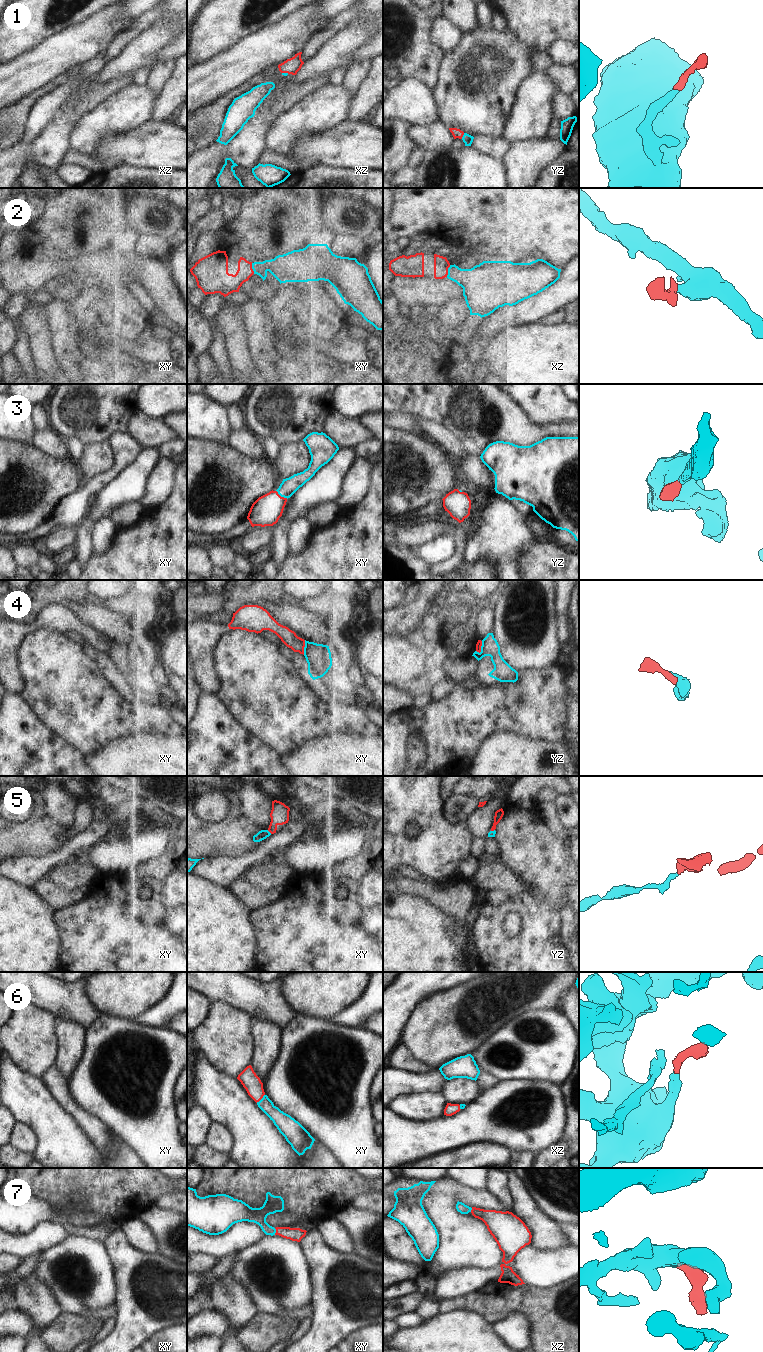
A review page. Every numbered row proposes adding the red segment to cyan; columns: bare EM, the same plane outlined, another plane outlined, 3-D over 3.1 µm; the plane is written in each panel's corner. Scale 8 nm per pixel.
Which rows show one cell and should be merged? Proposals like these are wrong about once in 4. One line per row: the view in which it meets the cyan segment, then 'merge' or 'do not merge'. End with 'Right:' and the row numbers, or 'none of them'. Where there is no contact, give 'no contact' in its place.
1: contact in yz; merge
2: contact in xz; merge
3: contact in xy; merge
4: contact in xy; do not merge
5: contact in xy; merge
6: contact in xy; merge
7: contact in xy; merge
Right: 1, 2, 3, 5, 6, 7

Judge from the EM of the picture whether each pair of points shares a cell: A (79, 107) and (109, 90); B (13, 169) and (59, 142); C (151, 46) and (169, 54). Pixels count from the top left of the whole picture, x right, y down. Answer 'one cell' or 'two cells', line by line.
A: one cell
B: one cell
C: two cells

